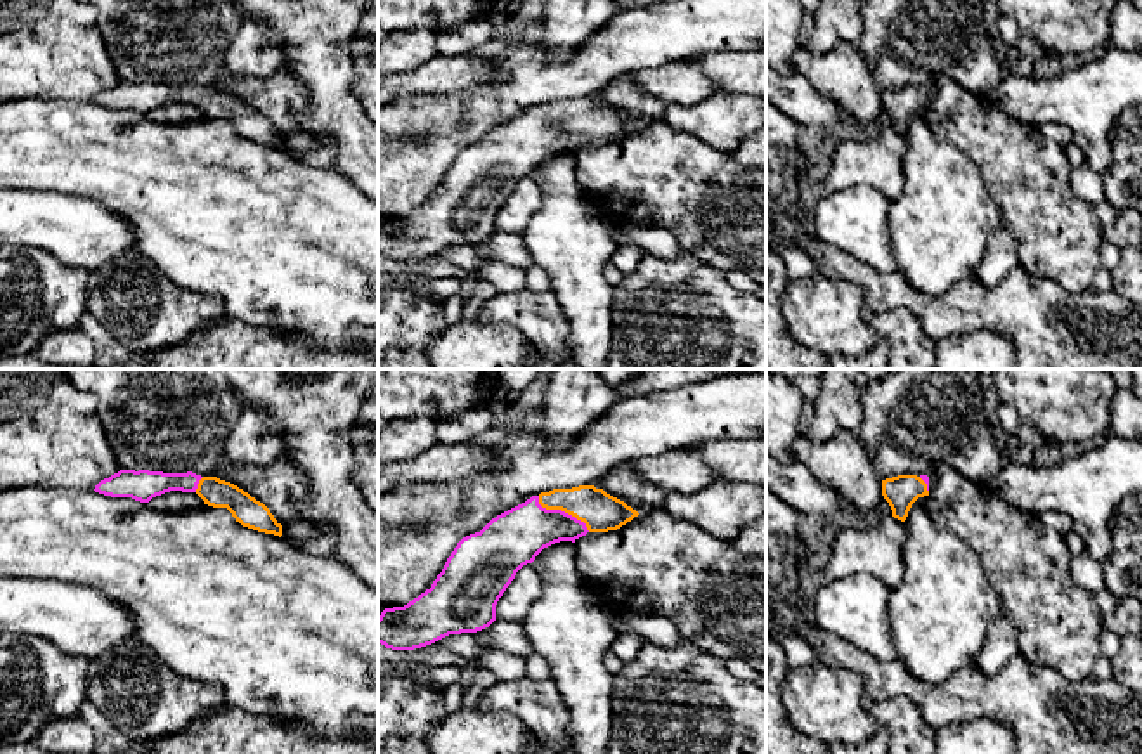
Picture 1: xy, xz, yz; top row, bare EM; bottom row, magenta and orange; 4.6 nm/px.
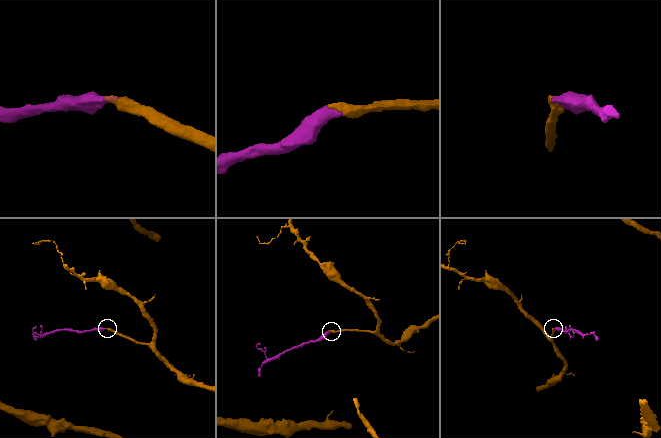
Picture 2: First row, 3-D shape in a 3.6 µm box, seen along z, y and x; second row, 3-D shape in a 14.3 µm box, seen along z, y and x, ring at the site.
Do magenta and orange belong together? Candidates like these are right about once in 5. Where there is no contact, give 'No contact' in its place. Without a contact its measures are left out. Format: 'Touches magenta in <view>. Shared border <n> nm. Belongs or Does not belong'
Touches magenta in xz. Shared border 300 nm. Belongs

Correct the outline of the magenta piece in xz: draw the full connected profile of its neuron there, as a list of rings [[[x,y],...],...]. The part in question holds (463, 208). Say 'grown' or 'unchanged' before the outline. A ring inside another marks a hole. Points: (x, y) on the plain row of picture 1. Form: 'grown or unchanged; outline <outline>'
grown; outline [[[594,97],[553,101],[497,127],[480,144],[463,149],[431,199],[404,218],[378,229],[378,255],[392,262],[414,262],[449,246],[477,244],[496,232],[496,217],[516,184],[548,158],[575,154],[587,144],[617,142],[639,125]]]

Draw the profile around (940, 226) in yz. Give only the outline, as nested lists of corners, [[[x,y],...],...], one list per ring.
[[[924,118],[910,120],[905,139],[903,192],[889,203],[887,217],[896,269],[917,291],[938,296],[974,276],[990,237],[1002,227],[1002,210],[990,196],[977,165]]]

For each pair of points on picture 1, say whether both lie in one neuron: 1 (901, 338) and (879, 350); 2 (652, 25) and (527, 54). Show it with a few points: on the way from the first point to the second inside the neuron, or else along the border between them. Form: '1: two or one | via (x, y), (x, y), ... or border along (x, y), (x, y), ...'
1: two | border along (879, 338), (886, 344), (888, 350)
2: one | via (621, 47), (605, 54), (586, 71), (558, 71)

